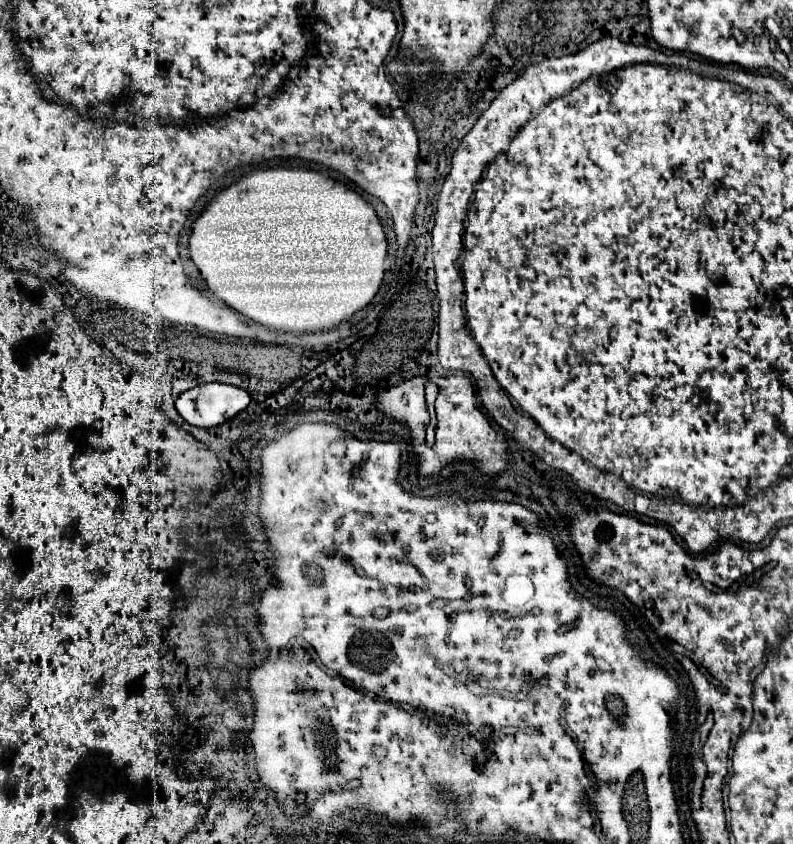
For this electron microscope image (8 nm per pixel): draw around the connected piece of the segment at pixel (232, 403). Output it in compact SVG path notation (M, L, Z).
M205 383L183 391L175 401L175 409L195 427L217 427L243 411L249 401L251 397L245 389L225 383Z

